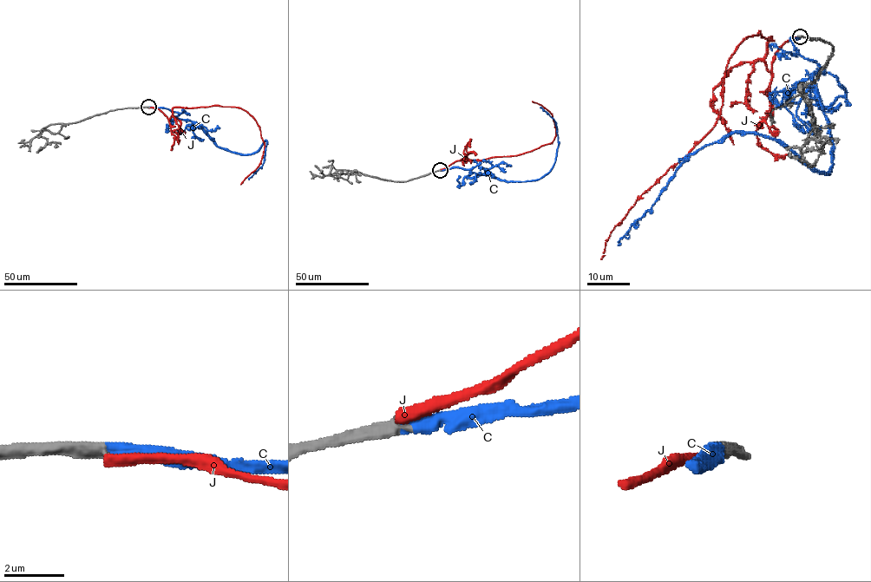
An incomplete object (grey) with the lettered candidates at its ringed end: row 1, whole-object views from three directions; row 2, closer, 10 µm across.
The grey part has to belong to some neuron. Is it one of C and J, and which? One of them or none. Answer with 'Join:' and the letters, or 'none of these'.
Join: C

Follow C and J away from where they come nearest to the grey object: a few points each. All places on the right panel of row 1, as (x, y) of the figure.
C: (800, 36), (792, 45), (821, 68), (814, 86), (829, 171), (758, 134), (722, 137), (697, 149), (618, 245)
J: (799, 36), (769, 70), (769, 36), (740, 44), (716, 125), (640, 198), (600, 259)

